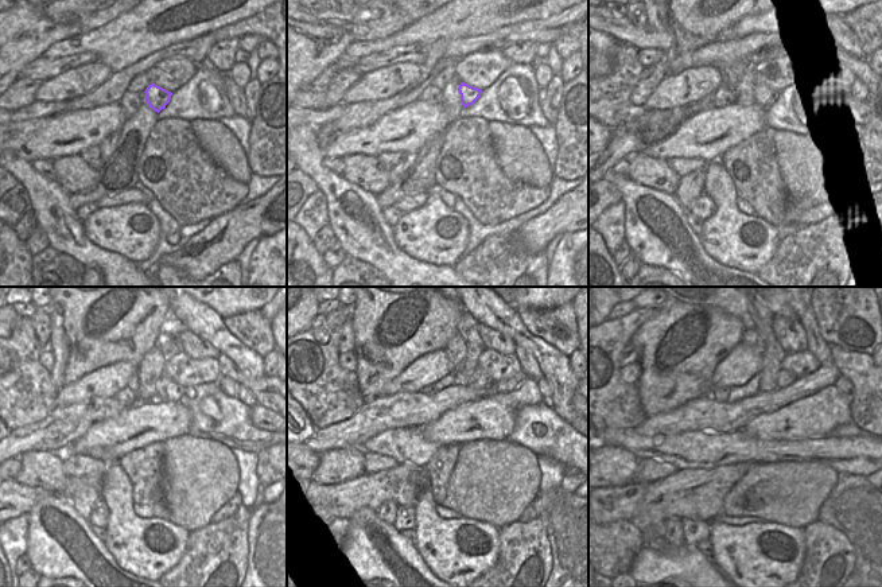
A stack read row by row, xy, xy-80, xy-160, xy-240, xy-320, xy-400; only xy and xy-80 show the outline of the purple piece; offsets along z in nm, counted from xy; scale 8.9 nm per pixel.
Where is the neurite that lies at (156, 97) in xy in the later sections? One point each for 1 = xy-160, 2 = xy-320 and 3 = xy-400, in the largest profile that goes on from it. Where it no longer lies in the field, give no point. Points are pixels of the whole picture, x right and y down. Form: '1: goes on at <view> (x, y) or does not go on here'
1: goes on at xy-160 (773, 94)
2: goes on at xy-320 (480, 380)
3: goes on at xy-400 (784, 377)

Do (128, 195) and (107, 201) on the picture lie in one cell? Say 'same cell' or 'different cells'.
same cell

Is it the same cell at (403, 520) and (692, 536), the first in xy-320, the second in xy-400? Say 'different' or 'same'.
same

